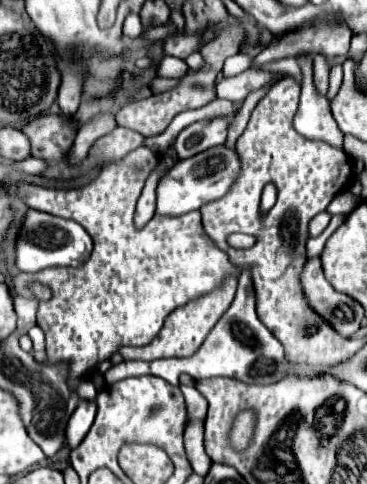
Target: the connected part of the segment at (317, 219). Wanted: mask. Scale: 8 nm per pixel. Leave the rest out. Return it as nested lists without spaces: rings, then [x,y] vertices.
[[[327,211],[315,215],[315,217],[309,221],[309,235],[311,235],[311,237],[317,237],[317,235],[329,225],[329,221],[331,221],[331,215],[329,215]]]

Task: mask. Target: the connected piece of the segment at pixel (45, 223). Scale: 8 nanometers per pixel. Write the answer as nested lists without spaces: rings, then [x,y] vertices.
[[[41,211],[25,213],[19,237],[15,241],[15,265],[19,271],[37,273],[47,267],[79,267],[91,255],[91,237],[85,229],[69,219],[59,219]]]

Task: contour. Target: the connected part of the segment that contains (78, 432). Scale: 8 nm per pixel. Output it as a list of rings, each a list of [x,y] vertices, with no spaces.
[[[81,401],[79,407],[75,409],[75,413],[69,419],[67,425],[67,445],[73,449],[77,447],[83,437],[89,433],[93,421],[95,421],[95,413],[97,413],[97,405],[93,401]]]

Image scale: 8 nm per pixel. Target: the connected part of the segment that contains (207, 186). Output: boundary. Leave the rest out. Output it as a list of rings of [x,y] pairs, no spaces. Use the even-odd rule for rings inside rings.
[[[219,145],[211,147],[191,159],[177,161],[169,169],[169,173],[159,181],[157,187],[157,213],[161,215],[183,215],[195,209],[201,209],[205,203],[215,201],[217,197],[223,197],[231,185],[237,181],[241,173],[241,161],[235,153],[235,147]]]

